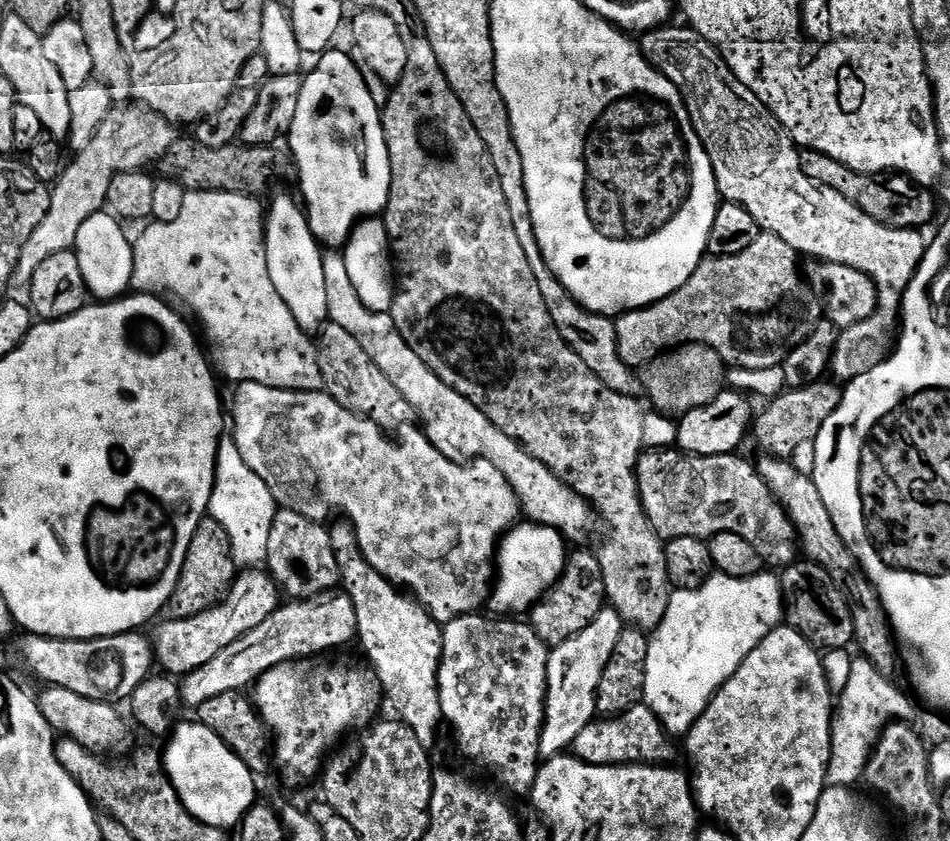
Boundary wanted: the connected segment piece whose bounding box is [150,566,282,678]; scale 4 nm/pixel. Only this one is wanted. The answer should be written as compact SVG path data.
M256 566L249 567L237 575L232 582L232 589L210 610L202 610L202 614L194 614L181 620L168 618L165 619L165 624L155 625L156 633L151 633L150 636L155 663L159 667L161 664L164 667L161 669L173 678L189 676L194 670L198 670L198 666L206 666L210 658L217 656L218 650L226 650L230 642L238 642L242 634L266 622L266 618L270 618L270 614L274 614L281 603L282 593L276 587L276 581L267 571Z

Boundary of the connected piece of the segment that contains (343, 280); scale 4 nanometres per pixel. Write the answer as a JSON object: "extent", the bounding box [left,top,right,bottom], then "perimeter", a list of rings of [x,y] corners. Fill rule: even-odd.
{"extent":[322,250,594,538],"perimeter":[[[328,250],[324,252],[324,265],[322,270],[326,273],[326,310],[331,323],[342,326],[346,334],[354,334],[358,338],[362,350],[370,354],[374,366],[398,386],[398,394],[410,402],[415,419],[422,425],[426,437],[446,458],[459,464],[466,464],[473,460],[485,460],[498,470],[510,482],[514,494],[520,503],[521,513],[533,524],[545,524],[557,528],[565,538],[572,538],[579,532],[588,532],[592,528],[594,509],[588,501],[574,491],[566,482],[562,482],[538,458],[534,458],[521,444],[514,442],[474,402],[462,398],[458,390],[446,386],[418,354],[402,338],[396,328],[396,323],[391,314],[375,312],[362,306],[362,298],[358,298],[358,290],[354,290],[354,282],[350,282],[350,273],[346,271],[343,251]]]}

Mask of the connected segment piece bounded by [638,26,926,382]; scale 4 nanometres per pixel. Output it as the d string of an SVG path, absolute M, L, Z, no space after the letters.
M661 26L643 33L638 40L640 53L662 75L670 78L674 86L678 86L684 104L688 107L688 113L692 115L692 121L698 130L698 138L702 138L702 146L706 146L706 154L710 154L714 178L721 197L727 203L750 210L754 222L758 222L761 230L782 238L782 242L786 242L786 246L790 246L801 257L816 256L812 258L820 262L850 266L866 274L874 282L878 294L876 312L862 322L843 329L837 335L836 349L832 351L830 365L831 375L840 382L847 382L866 374L874 366L887 360L894 347L894 341L898 336L900 304L924 257L925 233L914 228L891 228L880 224L874 218L870 218L870 214L854 206L854 202L842 198L838 190L830 190L830 186L822 186L806 178L806 174L802 174L801 149L794 143L791 134L750 89L738 82L734 70L726 66L720 51L710 42L706 42L706 38L702 38L702 34L695 32L691 26L672 27Z

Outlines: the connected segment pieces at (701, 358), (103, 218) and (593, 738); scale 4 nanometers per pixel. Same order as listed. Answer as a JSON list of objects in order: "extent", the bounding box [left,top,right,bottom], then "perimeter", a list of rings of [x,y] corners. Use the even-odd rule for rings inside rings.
[{"extent":[639,344,726,418],"perimeter":[[[682,344],[662,353],[658,358],[645,364],[639,373],[644,383],[644,396],[655,411],[665,416],[679,418],[690,410],[698,410],[726,388],[726,365],[724,359],[705,344]]]},{"extent":[75,210,134,301],"perimeter":[[[101,210],[90,218],[82,230],[78,230],[75,254],[78,266],[82,266],[82,278],[86,278],[89,293],[97,301],[115,300],[127,293],[132,288],[132,275],[134,274],[134,254],[132,253],[133,241],[128,240],[124,233],[125,225],[117,217]]]},{"extent":[570,702,676,766],"perimeter":[[[641,702],[630,706],[625,712],[593,718],[584,730],[574,738],[570,752],[576,759],[594,766],[617,764],[654,764],[672,762],[676,756],[673,737],[665,732],[662,722],[647,704]]]}]

